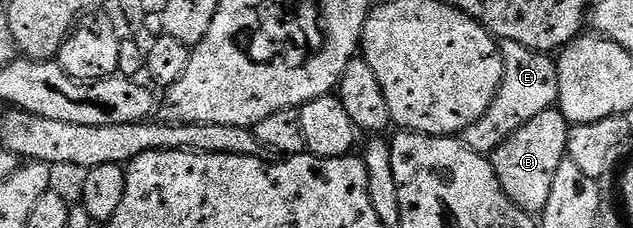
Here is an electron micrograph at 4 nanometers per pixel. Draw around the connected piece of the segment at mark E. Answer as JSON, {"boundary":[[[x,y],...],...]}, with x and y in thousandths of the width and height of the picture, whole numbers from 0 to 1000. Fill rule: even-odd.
{"boundary":[[[793,175],[788,197],[796,268],[796,338],[774,478],[728,588],[728,614],[747,667],[777,675],[807,579],[842,526],[859,461],[878,456],[882,434],[882,311],[878,272],[863,237],[833,215],[817,180]]]}

